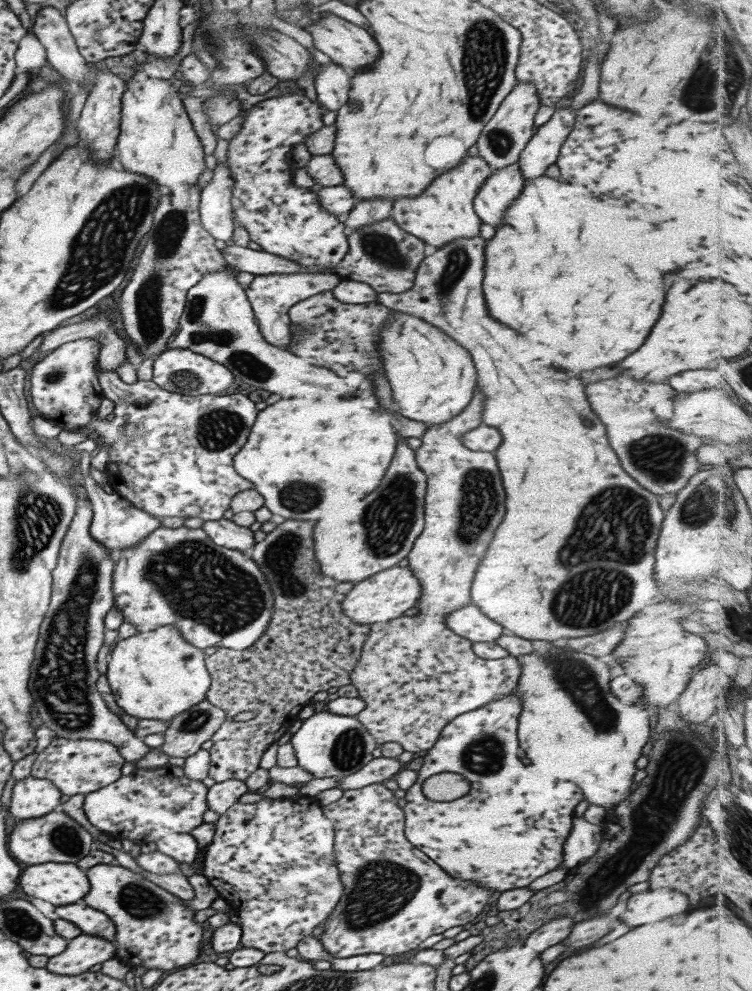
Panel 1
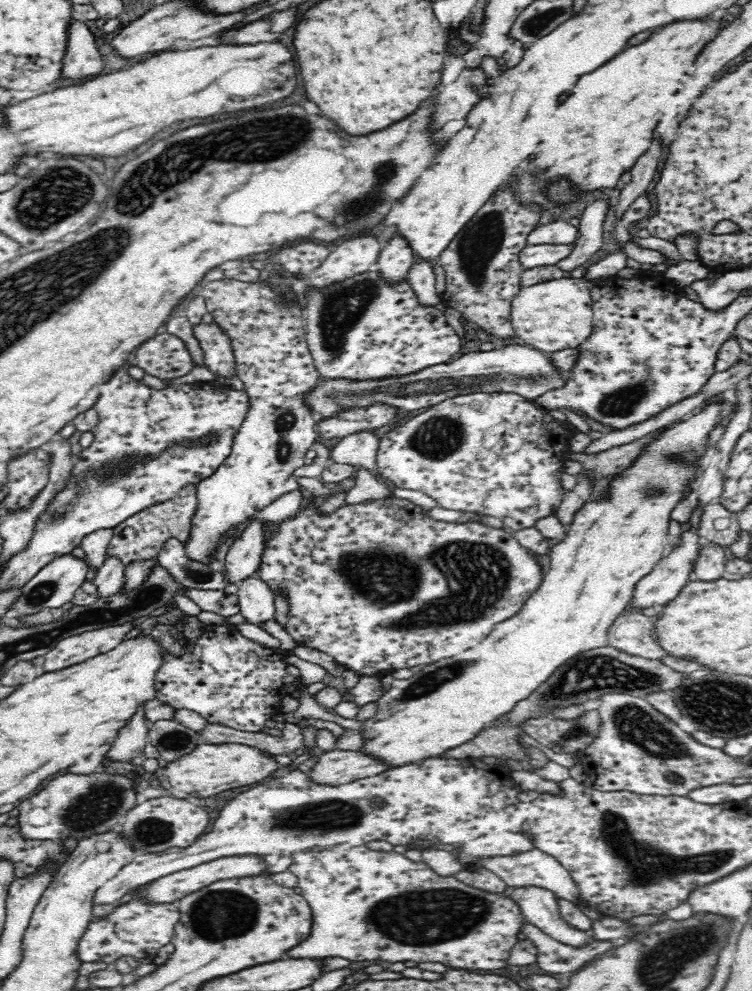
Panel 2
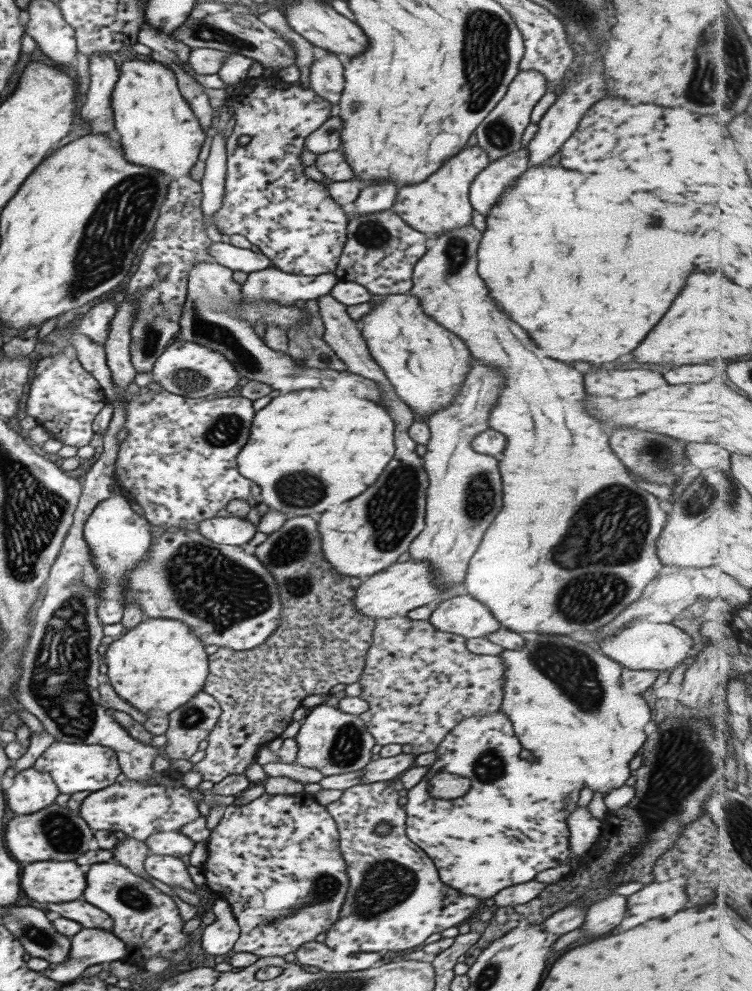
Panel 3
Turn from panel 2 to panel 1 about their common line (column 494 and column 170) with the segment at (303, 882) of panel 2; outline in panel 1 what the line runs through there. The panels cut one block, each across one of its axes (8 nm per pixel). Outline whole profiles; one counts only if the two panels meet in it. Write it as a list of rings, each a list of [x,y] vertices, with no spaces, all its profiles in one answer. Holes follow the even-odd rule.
[[[118,864],[91,866],[87,870],[87,880],[89,892],[83,898],[85,904],[113,920],[113,942],[117,944],[115,960],[124,965],[163,971],[185,967],[195,960],[201,942],[201,923],[193,921],[195,910],[187,908],[183,900]]]

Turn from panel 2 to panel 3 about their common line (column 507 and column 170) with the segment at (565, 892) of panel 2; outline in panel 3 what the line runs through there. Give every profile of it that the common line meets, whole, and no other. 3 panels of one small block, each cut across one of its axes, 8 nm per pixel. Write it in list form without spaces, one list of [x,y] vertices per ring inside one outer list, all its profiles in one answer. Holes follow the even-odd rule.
[[[148,854],[143,859],[143,870],[149,877],[163,882],[168,886],[187,889],[191,892],[197,892],[193,886],[187,867],[179,858],[168,857],[167,855]]]

